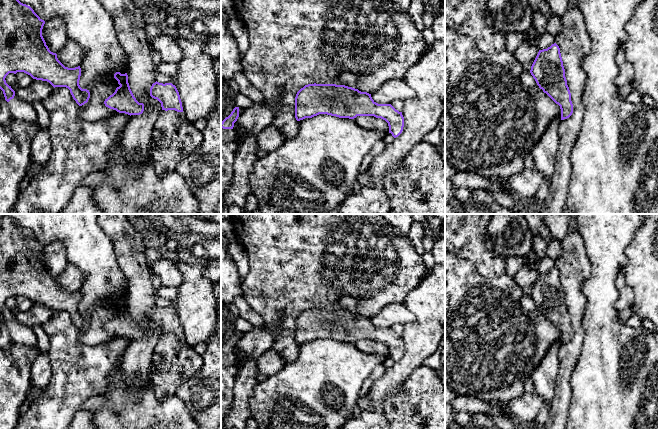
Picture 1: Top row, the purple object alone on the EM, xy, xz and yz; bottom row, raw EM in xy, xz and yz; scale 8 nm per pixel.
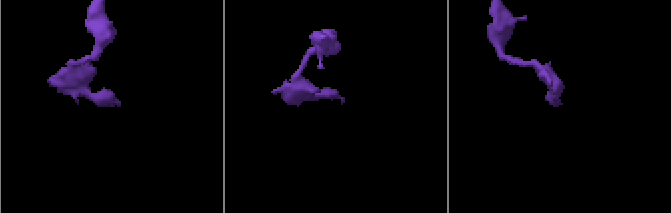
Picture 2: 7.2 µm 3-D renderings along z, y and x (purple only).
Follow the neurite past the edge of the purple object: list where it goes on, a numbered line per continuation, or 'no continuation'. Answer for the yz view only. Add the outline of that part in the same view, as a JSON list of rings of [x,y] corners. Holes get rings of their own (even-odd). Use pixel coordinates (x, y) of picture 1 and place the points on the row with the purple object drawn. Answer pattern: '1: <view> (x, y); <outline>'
no continuation

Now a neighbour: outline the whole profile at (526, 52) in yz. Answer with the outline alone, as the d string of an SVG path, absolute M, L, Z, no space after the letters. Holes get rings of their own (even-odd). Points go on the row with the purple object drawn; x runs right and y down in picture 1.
M524 40L514 51L513 55L525 70L530 71L538 52L539 48L535 44Z

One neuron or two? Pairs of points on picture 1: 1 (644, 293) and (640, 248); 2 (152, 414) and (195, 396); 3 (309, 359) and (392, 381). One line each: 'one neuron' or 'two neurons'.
1: one neuron
2: two neurons
3: two neurons

